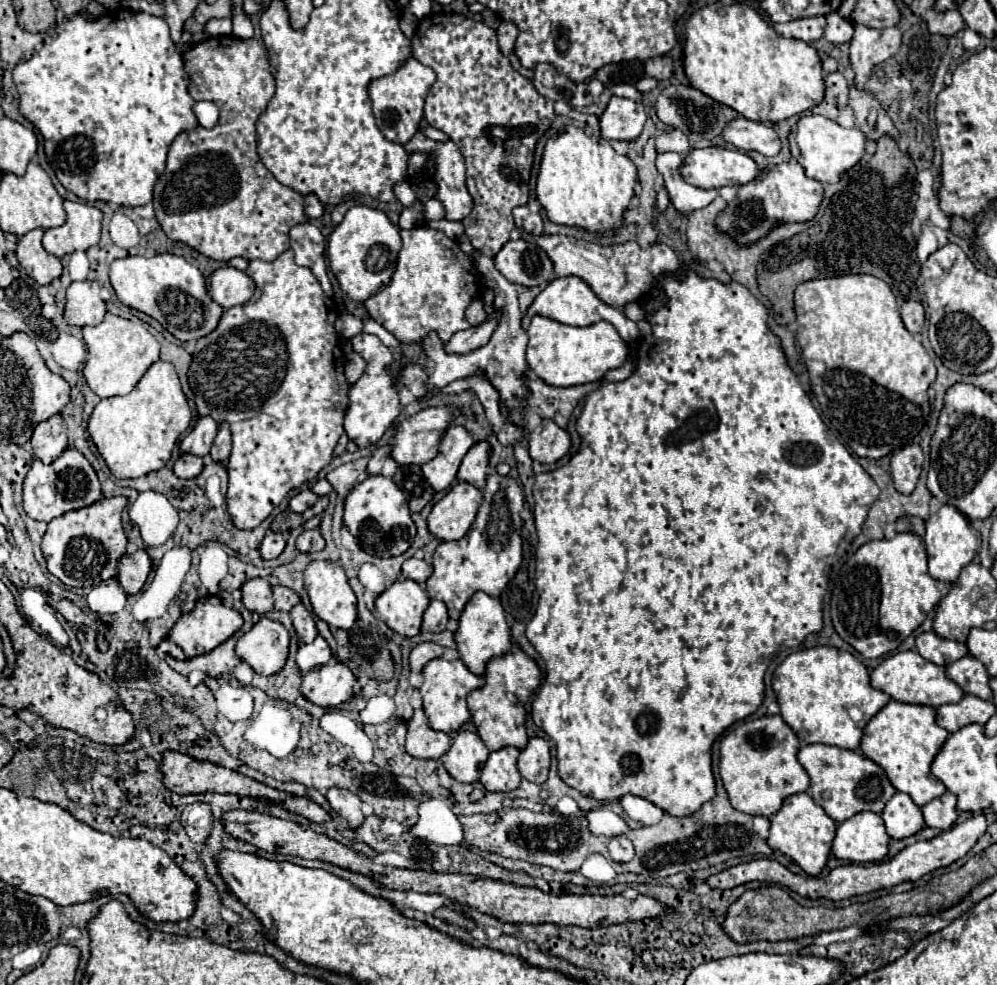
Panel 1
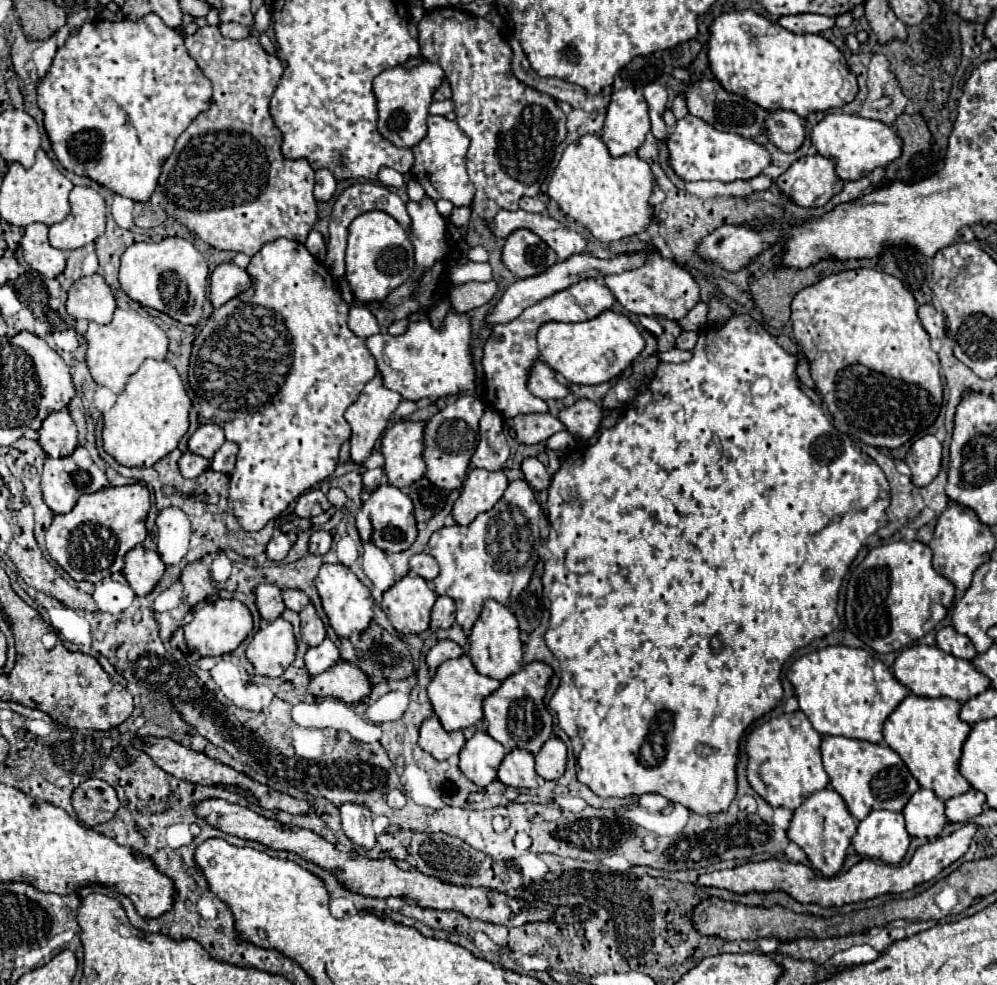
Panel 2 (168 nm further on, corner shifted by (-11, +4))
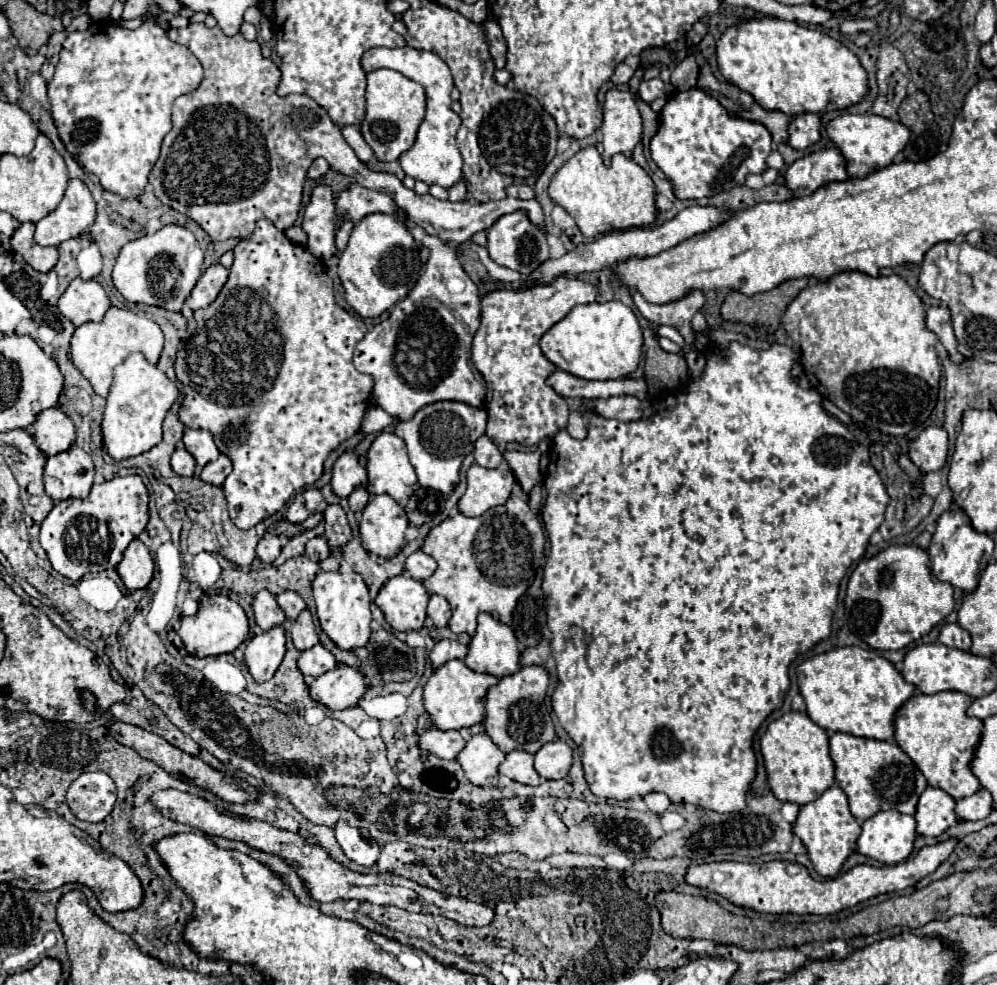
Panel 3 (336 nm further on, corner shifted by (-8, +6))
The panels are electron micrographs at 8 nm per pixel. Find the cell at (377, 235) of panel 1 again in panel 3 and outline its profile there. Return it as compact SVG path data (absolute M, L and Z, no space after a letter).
M370 214L354 224L348 246L338 264L338 276L346 290L350 308L364 316L376 318L402 300L418 282L420 262L416 258L416 244L410 232L398 224L390 214Z

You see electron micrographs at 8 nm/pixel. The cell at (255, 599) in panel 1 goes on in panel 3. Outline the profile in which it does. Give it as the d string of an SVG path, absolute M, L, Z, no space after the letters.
M260 590L260 592L254 596L252 608L254 608L256 624L258 624L262 630L270 630L272 626L282 624L282 622L286 620L282 608L280 608L278 602L276 602L276 596L274 596L272 592L268 592L268 590Z

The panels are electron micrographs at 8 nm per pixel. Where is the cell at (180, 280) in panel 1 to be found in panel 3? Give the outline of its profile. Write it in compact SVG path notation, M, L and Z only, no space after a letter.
M168 224L154 234L146 234L124 244L116 260L112 280L116 290L128 302L164 306L166 310L180 312L202 276L202 260L204 252L200 250L194 234L182 226Z

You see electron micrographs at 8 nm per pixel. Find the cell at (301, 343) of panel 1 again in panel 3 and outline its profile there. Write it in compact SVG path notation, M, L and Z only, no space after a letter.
M258 220L256 230L252 234L250 240L240 240L238 246L234 248L234 264L230 268L230 278L224 284L222 292L218 294L218 298L202 310L194 312L194 332L188 340L184 340L178 348L178 358L176 358L176 376L178 380L184 384L184 402L180 408L180 420L188 426L188 428L202 428L202 430L210 430L214 434L216 446L222 454L232 458L234 470L228 474L228 478L222 484L224 496L228 500L228 514L230 520L240 528L240 530L250 530L254 528L258 522L266 520L268 516L272 516L274 512L278 512L284 502L294 496L302 486L314 484L322 472L324 472L324 460L328 458L328 454L346 438L350 438L352 434L356 434L360 430L360 422L364 418L366 412L366 402L372 394L372 380L370 376L358 372L354 368L352 356L354 356L354 348L356 344L366 336L368 326L356 318L350 316L346 310L342 310L336 300L334 300L334 290L332 290L332 278L326 274L324 262L318 260L316 256L312 256L304 246L292 244L284 232L280 232L278 228L274 228L274 224L270 224L268 220Z

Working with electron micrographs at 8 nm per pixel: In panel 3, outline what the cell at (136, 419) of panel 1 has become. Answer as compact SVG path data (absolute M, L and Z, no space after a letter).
M132 354L116 368L114 384L106 398L106 410L102 418L102 438L106 452L116 460L126 460L148 452L162 440L162 424L180 396L176 384L156 366L150 364L142 354Z

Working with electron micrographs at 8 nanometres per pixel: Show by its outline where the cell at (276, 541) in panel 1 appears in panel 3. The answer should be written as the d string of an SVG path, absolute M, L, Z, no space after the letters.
M266 534L266 536L258 542L258 546L256 546L256 554L258 554L258 558L260 558L262 562L270 564L270 562L274 562L274 560L280 556L280 548L282 548L280 538L278 538L278 536L272 536L272 534Z

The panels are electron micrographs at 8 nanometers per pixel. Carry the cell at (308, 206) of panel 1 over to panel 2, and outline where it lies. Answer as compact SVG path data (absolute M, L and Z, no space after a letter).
M325 168L317 170L317 172L315 172L315 182L317 182L317 184L315 184L315 198L327 202L327 200L333 196L335 184L337 184L333 172L331 172L331 170L325 170Z

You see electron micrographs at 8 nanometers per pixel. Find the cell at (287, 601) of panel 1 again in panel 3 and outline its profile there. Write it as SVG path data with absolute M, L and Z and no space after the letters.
M286 590L286 592L278 594L276 600L278 600L280 608L286 612L286 618L292 618L292 620L306 608L306 604L304 604L302 596L298 596L298 592L290 592L290 590Z

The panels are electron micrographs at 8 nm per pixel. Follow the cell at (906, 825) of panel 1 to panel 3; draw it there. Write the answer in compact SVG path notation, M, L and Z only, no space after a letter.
M928 786L918 798L916 832L922 836L940 836L946 828L958 822L954 814L954 798L940 788Z

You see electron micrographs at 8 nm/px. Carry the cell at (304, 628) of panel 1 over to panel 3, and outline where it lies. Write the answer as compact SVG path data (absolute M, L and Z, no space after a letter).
M306 610L300 612L300 616L294 620L294 628L292 628L292 642L298 650L308 650L312 646L316 646L318 634L316 634L316 626L312 620L312 614Z

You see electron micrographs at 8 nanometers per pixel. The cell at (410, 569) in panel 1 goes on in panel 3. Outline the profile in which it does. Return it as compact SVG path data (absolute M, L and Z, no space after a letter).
M418 550L418 552L414 552L414 554L410 554L406 558L406 570L408 570L408 574L414 580L420 580L420 582L426 580L426 578L430 578L434 574L436 566L438 566L436 560L430 558L428 554L424 554L422 550Z

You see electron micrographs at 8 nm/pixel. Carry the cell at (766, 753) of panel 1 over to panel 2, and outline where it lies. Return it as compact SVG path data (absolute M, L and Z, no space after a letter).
M797 710L793 714L783 714L761 726L757 726L747 738L747 778L755 792L767 800L773 808L783 806L795 810L813 792L827 788L829 776L821 764L821 734L811 726L807 716Z

